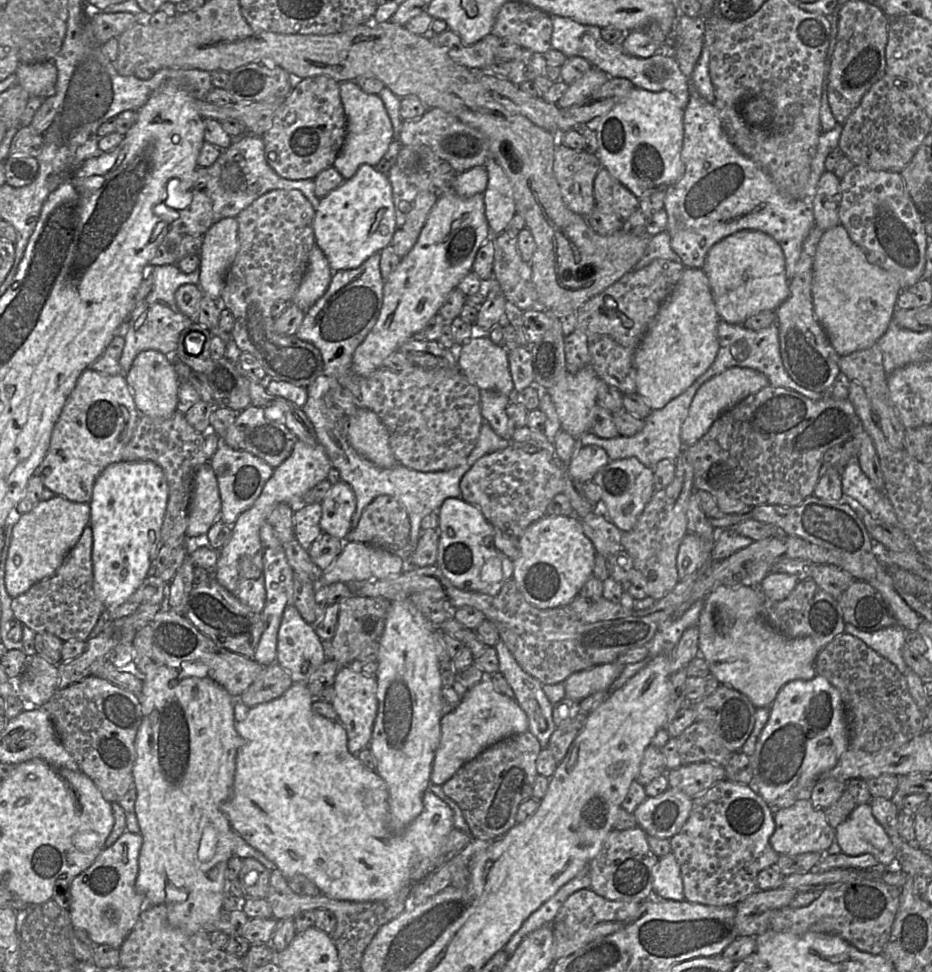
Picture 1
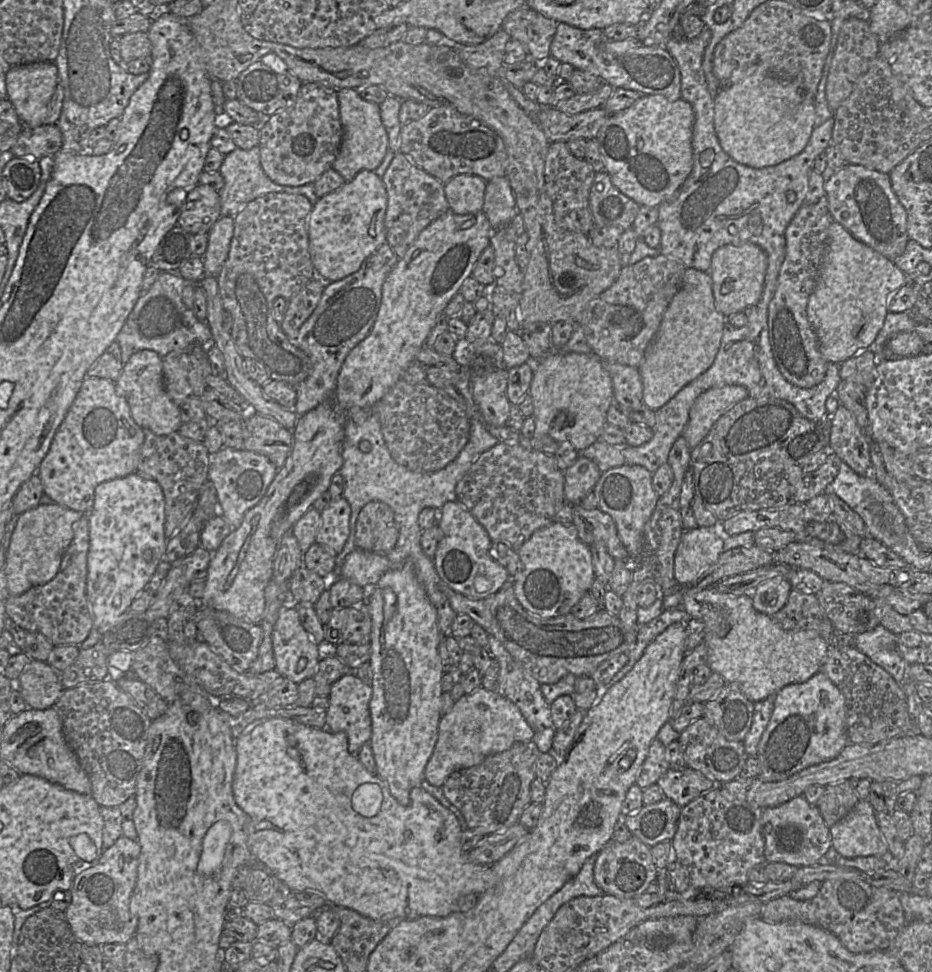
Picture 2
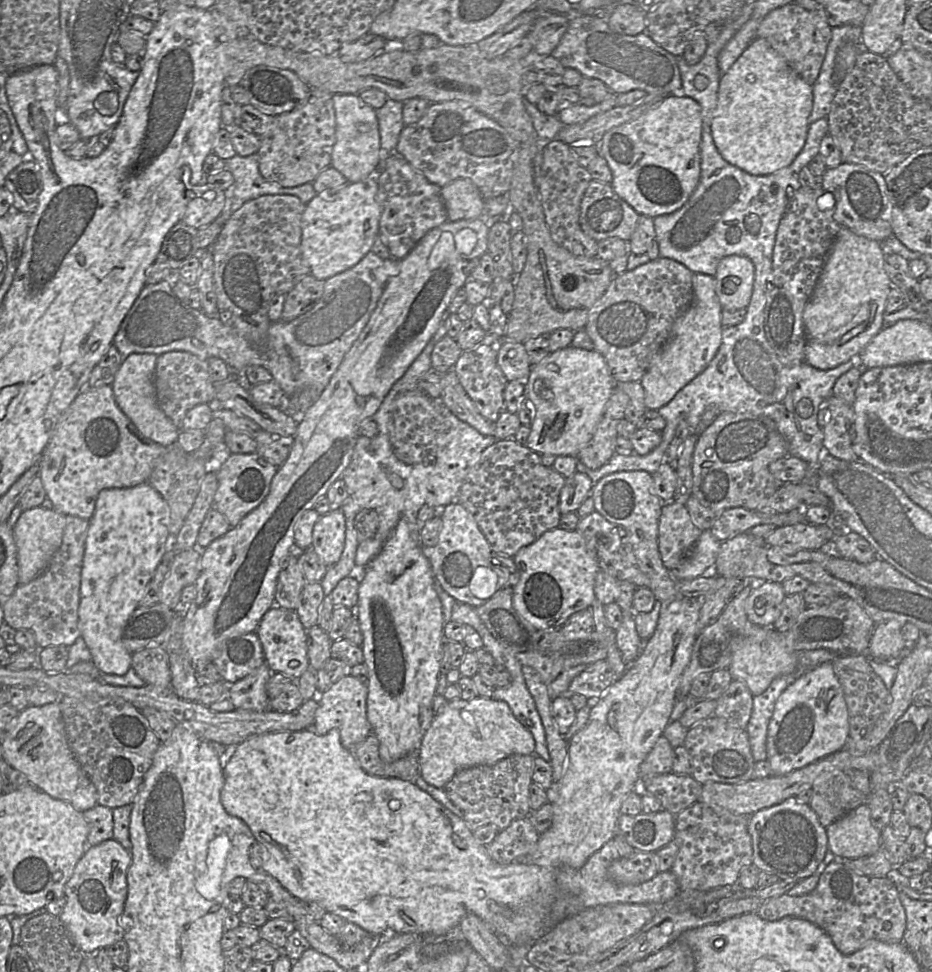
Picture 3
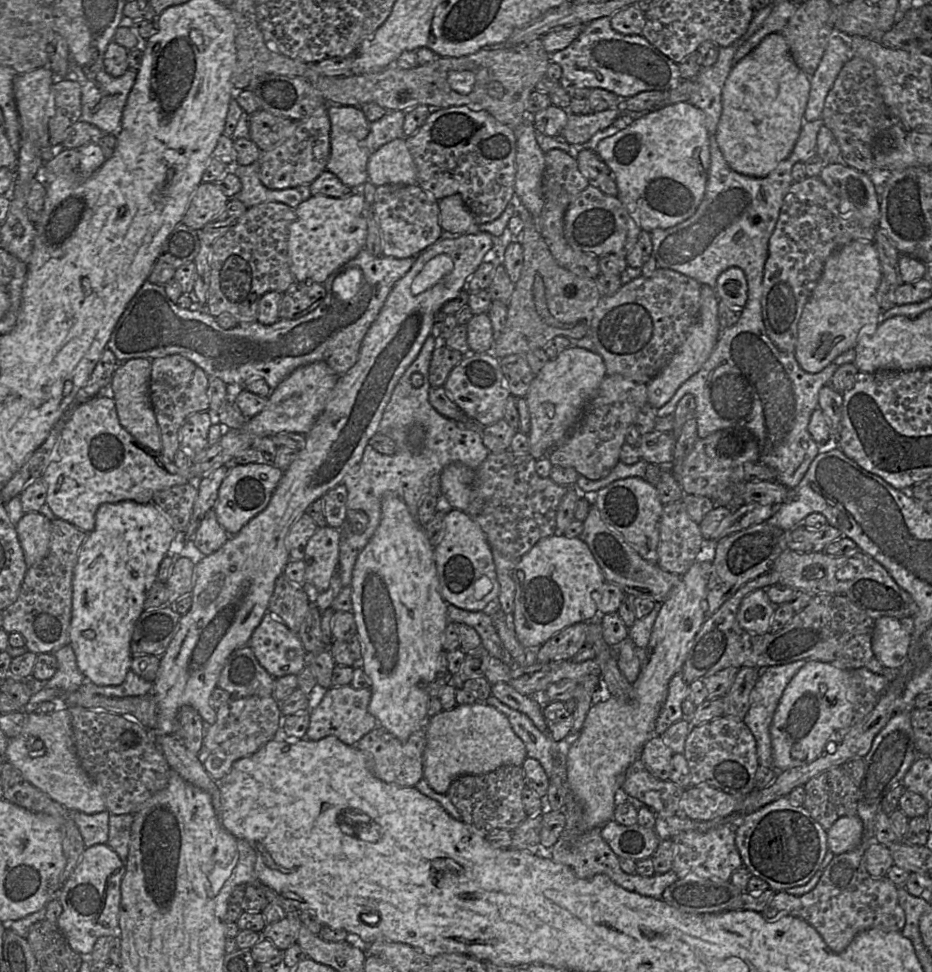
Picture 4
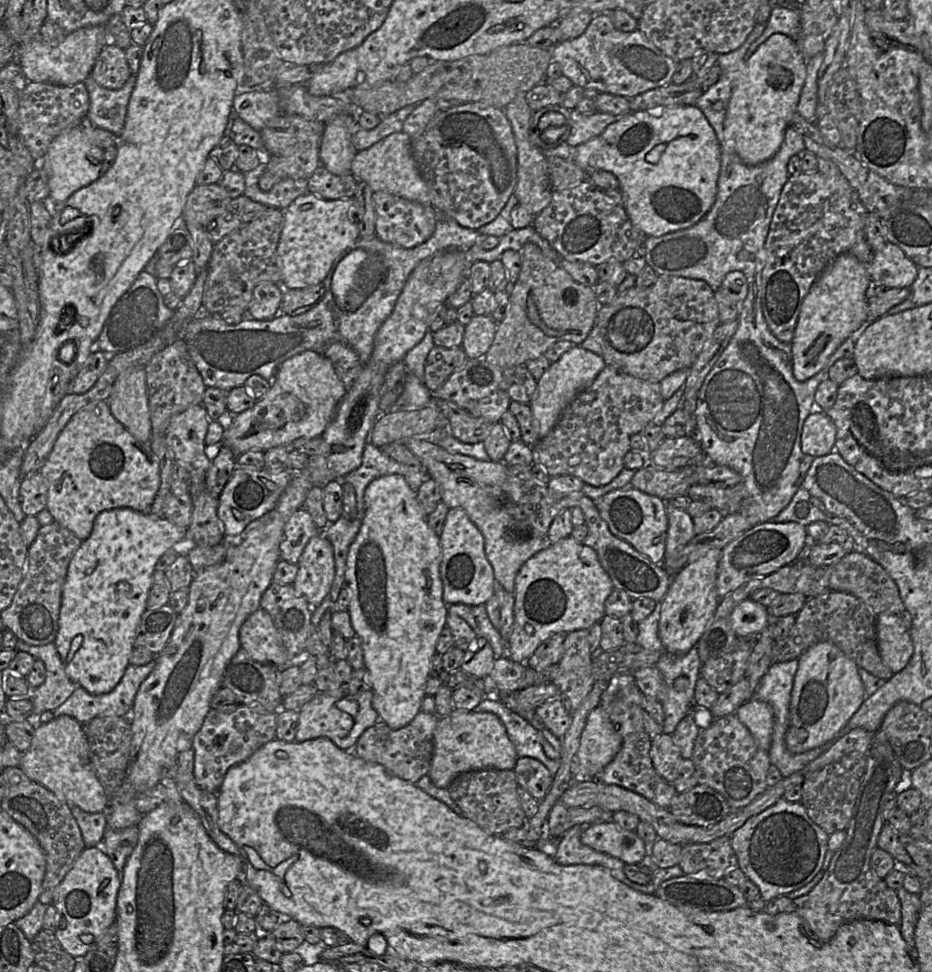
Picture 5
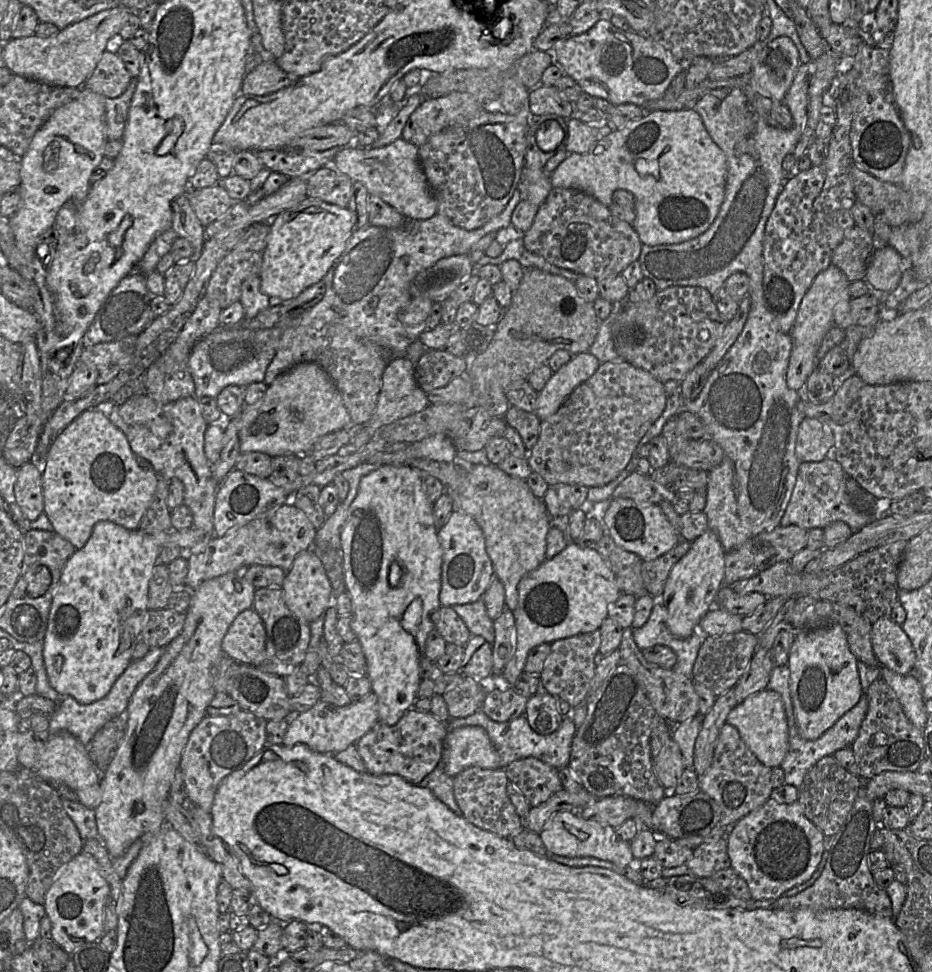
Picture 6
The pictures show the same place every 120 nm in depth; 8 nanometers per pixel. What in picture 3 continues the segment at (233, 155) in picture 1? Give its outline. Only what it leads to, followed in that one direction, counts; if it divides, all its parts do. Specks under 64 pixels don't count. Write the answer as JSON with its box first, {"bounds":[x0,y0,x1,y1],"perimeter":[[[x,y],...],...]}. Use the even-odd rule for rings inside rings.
{"bounds":[225,154,317,213],"perimeter":[[[252,154],[247,157],[235,155],[225,160],[225,169],[228,170],[234,183],[227,192],[226,212],[234,213],[246,202],[264,195],[292,195],[305,205],[317,194],[312,183],[301,186],[283,188],[276,183],[266,181],[259,172],[259,156]]]}

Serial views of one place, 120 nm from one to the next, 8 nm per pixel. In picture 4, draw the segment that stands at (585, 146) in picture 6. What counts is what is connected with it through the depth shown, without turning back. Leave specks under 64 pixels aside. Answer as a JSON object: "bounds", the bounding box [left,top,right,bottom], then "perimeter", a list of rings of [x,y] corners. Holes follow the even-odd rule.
{"bounds":[561,108,621,144],"perimeter":[[[610,108],[589,114],[569,113],[561,135],[571,144],[582,144],[599,131],[609,127],[620,115],[621,108]]]}

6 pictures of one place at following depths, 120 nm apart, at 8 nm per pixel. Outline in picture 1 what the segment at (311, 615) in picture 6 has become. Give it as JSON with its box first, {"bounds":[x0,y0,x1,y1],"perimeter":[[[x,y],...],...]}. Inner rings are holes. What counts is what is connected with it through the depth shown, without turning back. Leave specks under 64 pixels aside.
{"bounds":[321,480,356,541],"perimeter":[[[340,480],[333,484],[321,502],[322,532],[346,541],[346,536],[351,530],[356,503],[355,493],[348,483]]]}

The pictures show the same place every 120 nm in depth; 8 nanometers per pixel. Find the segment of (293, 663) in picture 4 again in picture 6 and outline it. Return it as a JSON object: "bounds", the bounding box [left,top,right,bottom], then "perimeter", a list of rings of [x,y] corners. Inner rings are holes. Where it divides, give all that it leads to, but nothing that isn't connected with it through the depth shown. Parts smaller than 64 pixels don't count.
{"bounds":[222,608,267,666],"perimeter":[[[252,608],[239,613],[222,641],[223,653],[244,665],[259,666],[265,659],[267,634],[260,616]]]}

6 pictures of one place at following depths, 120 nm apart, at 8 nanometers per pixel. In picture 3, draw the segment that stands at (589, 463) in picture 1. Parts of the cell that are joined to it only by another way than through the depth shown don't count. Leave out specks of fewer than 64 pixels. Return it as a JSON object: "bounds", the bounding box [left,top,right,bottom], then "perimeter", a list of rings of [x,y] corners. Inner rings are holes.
{"bounds":[559,471,594,514],"perimeter":[[[578,471],[565,478],[565,484],[559,498],[560,514],[577,512],[584,500],[591,496],[593,486],[594,483],[589,476]]]}

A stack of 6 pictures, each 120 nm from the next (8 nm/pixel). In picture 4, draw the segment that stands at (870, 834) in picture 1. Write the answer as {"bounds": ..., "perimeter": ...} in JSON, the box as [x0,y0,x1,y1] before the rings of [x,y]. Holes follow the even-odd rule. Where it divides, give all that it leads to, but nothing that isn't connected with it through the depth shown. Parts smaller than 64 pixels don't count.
{"bounds":[827,815,863,855],"perimeter":[[[855,815],[839,818],[827,831],[828,849],[839,855],[859,846],[863,837],[863,823]]]}

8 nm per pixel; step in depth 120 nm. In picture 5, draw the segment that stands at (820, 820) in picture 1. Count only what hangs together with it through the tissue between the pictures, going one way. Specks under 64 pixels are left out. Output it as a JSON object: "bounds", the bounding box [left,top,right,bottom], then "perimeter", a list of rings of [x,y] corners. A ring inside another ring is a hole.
{"bounds":[730,798,829,902],"perimeter":[[[781,798],[761,813],[750,817],[732,833],[730,841],[737,856],[738,868],[759,888],[760,897],[768,902],[805,886],[814,878],[823,865],[828,838],[829,835],[808,816],[800,802],[788,802]]]}

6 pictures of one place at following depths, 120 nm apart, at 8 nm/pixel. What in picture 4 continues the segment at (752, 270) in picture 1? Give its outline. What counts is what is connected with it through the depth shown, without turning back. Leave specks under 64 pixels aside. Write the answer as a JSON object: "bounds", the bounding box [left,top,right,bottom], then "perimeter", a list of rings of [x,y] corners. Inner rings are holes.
{"bounds":[716,267,748,308],"perimeter":[[[730,267],[717,278],[716,288],[719,300],[734,308],[743,308],[748,299],[748,282],[744,271]]]}

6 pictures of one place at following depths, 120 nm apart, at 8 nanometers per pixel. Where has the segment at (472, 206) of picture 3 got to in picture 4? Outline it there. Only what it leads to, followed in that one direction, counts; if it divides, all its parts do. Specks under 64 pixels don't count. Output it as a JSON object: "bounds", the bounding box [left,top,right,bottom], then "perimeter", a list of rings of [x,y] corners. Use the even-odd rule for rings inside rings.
{"bounds":[438,194,479,238],"perimeter":[[[460,194],[446,196],[438,200],[438,204],[440,226],[443,230],[441,238],[454,238],[479,231],[479,225],[475,222]]]}

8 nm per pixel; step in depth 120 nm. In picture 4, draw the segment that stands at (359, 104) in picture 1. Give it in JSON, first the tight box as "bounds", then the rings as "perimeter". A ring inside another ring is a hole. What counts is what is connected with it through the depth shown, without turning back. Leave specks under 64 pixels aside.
{"bounds":[326,104,372,190],"perimeter":[[[327,104],[331,123],[330,156],[326,170],[337,176],[351,190],[360,190],[368,181],[367,163],[372,152],[371,122],[360,107]]]}

